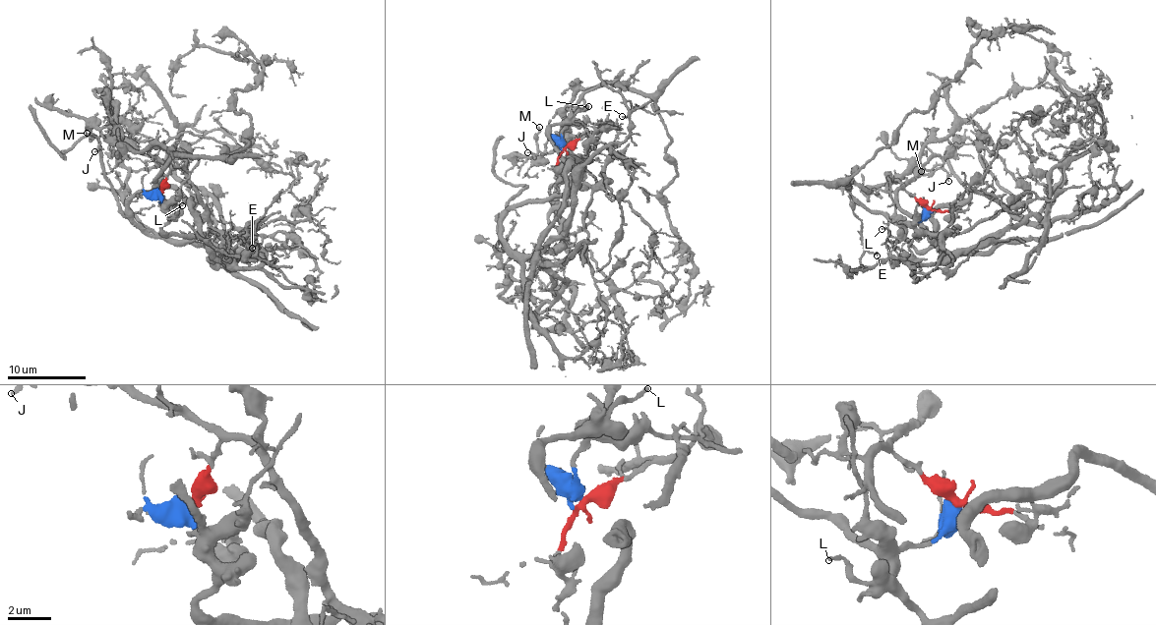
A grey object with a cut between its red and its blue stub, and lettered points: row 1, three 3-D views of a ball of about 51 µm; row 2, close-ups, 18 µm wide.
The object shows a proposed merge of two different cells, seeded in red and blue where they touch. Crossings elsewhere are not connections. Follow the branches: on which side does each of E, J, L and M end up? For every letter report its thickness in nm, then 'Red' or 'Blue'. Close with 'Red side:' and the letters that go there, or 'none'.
E: Thickness 160 nm. Red
J: Thickness 140 nm. Red
L: Thickness 140 nm. Blue
M: Thickness 120 nm. Red
Red side: E, J, M

